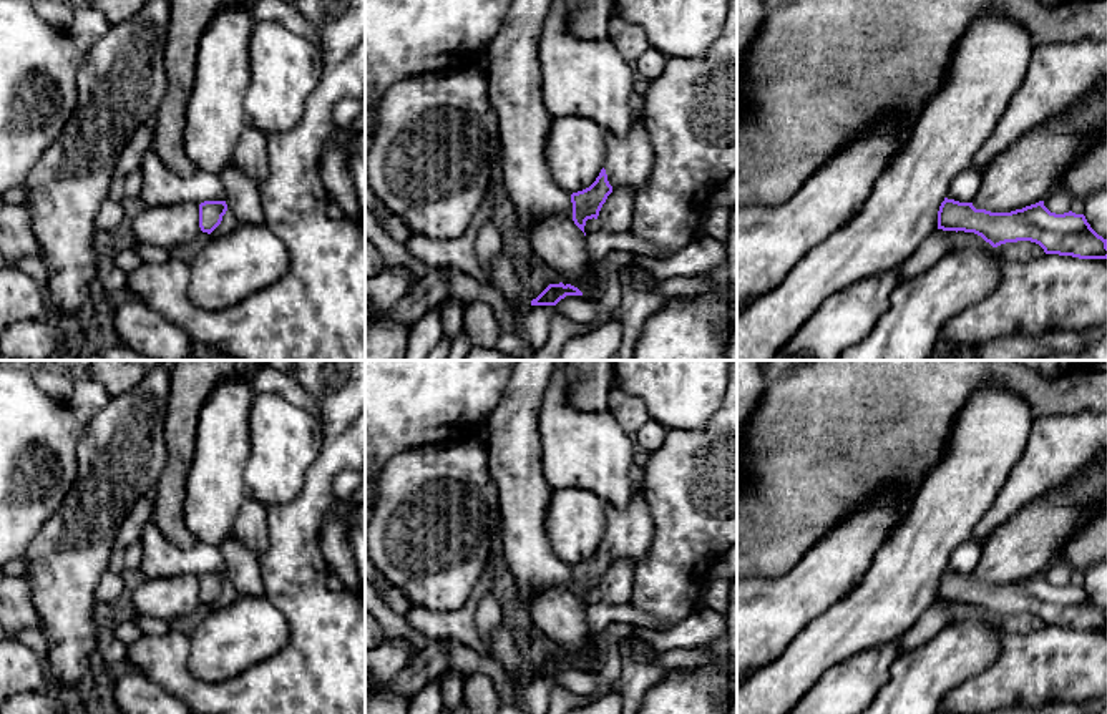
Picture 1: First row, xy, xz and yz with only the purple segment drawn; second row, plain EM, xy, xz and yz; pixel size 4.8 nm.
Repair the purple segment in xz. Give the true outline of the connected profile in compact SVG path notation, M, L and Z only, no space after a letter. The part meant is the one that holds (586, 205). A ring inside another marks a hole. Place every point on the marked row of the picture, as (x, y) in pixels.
M639 110L624 136L604 131L604 168L589 188L571 194L574 224L584 232L586 221L597 219L614 189L637 193L647 183L652 163L654 149Z

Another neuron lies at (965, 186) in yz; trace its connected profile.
M974 168L958 174L946 191L948 199L954 199L959 203L971 203L981 186L981 173Z

